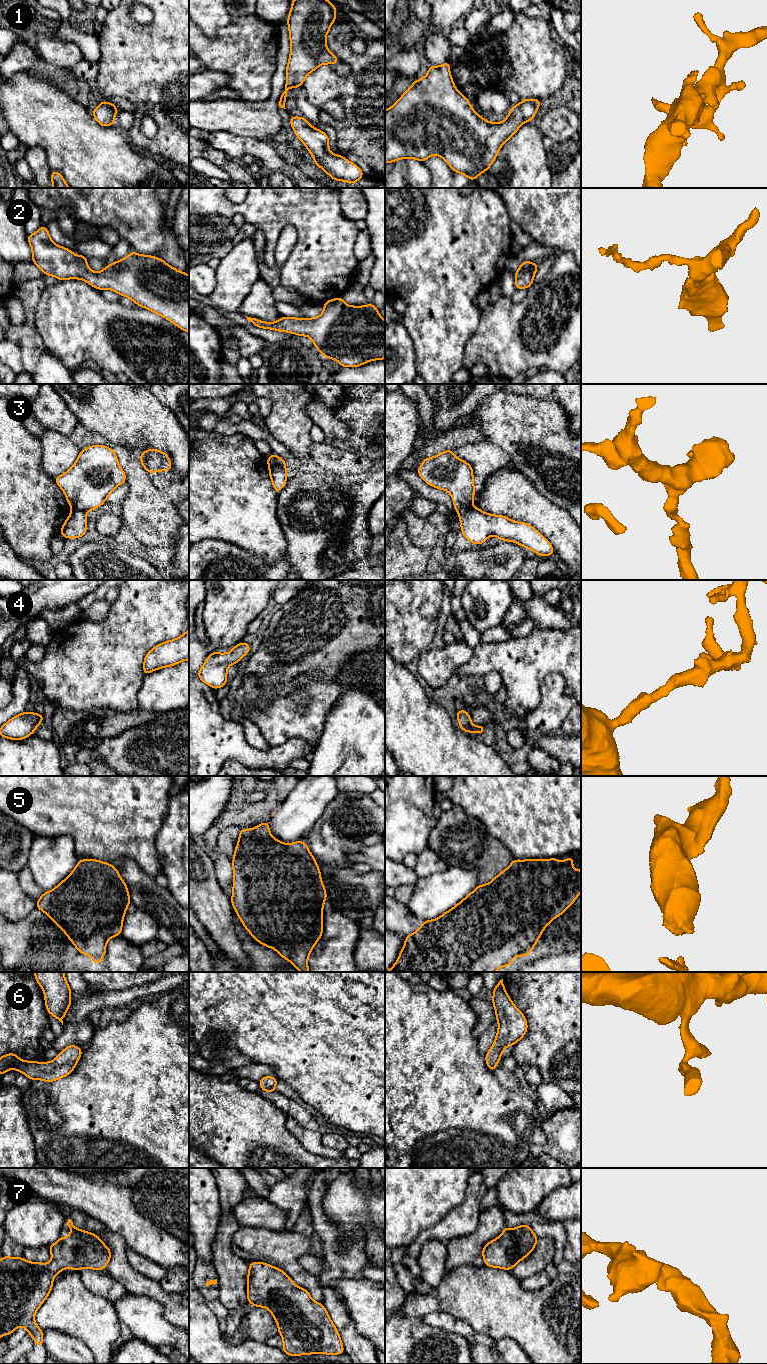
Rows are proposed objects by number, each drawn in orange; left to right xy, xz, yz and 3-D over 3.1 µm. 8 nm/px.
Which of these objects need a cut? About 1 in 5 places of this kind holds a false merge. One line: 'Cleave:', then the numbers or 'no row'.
Cleave: 3

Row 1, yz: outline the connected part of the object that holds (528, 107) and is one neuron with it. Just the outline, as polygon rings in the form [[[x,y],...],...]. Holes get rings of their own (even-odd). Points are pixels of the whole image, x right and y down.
[[[450,61],[441,66],[429,66],[428,74],[422,79],[415,80],[398,101],[385,111],[385,163],[407,158],[425,162],[431,155],[438,155],[454,172],[463,174],[472,181],[490,168],[502,145],[520,126],[525,121],[532,121],[539,106],[539,99],[523,99],[518,105],[512,106],[504,121],[491,123],[477,115],[469,100],[456,89],[450,75]]]

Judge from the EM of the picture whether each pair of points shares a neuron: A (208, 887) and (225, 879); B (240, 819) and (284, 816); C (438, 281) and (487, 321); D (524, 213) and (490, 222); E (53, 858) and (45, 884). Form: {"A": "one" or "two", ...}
{"A": "two", "B": "two", "C": "two", "D": "two", "E": "one"}

